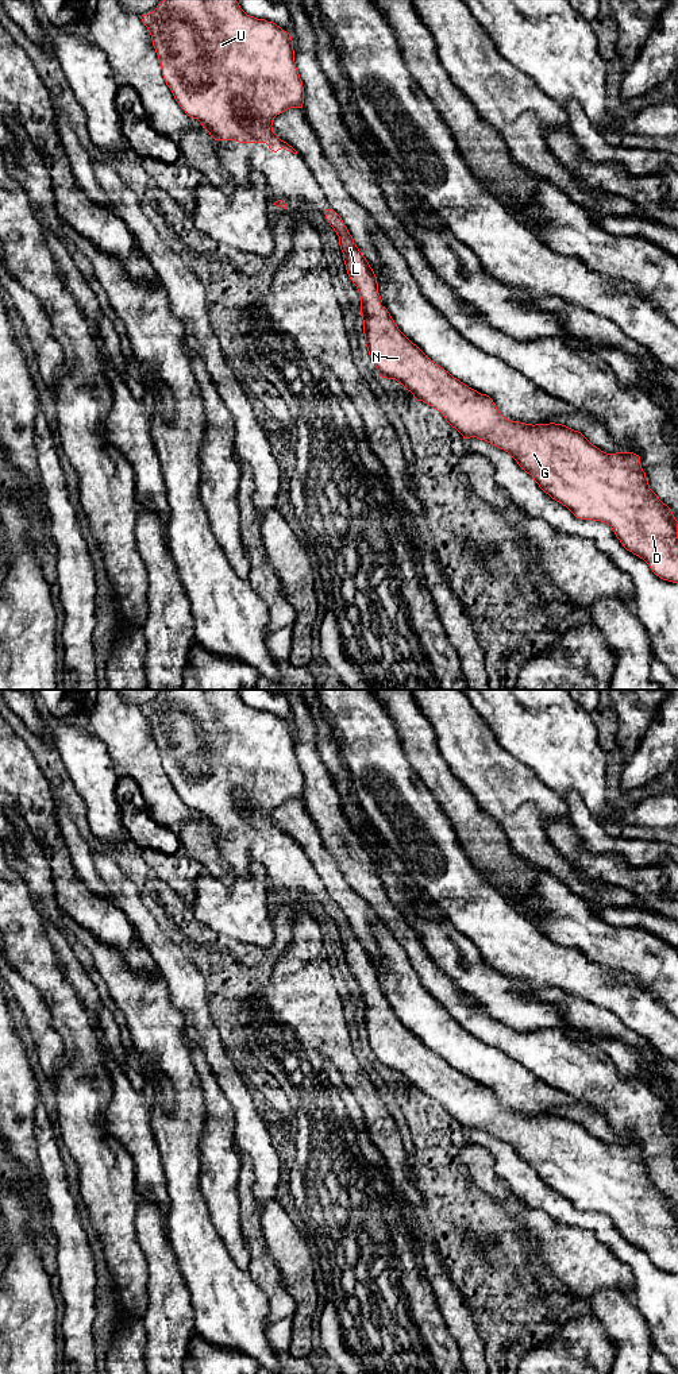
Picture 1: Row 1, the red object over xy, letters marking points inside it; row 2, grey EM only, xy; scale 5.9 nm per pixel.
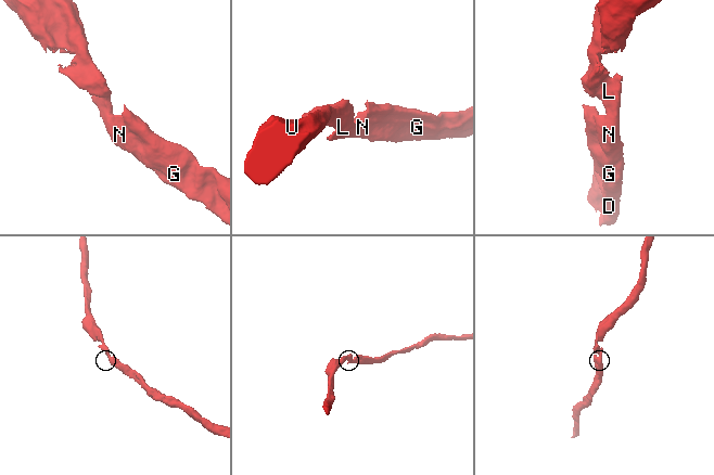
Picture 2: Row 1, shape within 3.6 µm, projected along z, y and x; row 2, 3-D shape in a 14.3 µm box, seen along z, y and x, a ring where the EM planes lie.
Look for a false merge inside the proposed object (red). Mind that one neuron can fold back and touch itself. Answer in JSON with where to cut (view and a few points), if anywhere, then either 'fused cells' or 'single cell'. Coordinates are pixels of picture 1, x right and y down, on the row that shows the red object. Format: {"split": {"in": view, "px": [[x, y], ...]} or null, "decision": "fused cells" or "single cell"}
{"split": null, "decision": "single cell"}

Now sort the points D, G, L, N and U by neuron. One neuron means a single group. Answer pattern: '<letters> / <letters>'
D G L N U

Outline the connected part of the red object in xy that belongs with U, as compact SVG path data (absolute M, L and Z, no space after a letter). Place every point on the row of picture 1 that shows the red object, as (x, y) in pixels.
M163 0L140 19L151 35L162 76L176 101L188 116L197 119L215 140L266 143L274 153L284 148L297 154L271 127L277 115L290 108L303 108L304 104L304 86L289 32L273 22L247 15L236 0Z

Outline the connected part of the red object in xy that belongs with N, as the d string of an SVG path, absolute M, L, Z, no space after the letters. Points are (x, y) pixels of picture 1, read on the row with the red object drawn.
M330 209L325 219L339 236L347 274L361 297L365 344L378 375L396 379L417 401L440 412L463 439L477 437L508 452L552 499L566 506L577 518L608 524L623 547L643 559L663 580L678 583L678 521L671 509L650 489L640 456L633 452L606 454L581 432L562 424L525 424L505 418L493 400L454 378L432 362L397 327L381 305L377 277L362 255L342 217Z

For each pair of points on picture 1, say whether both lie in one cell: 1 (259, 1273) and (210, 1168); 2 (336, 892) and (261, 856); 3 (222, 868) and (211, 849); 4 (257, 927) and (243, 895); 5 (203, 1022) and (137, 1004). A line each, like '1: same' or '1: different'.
1: different
2: different
3: same
4: same
5: different

